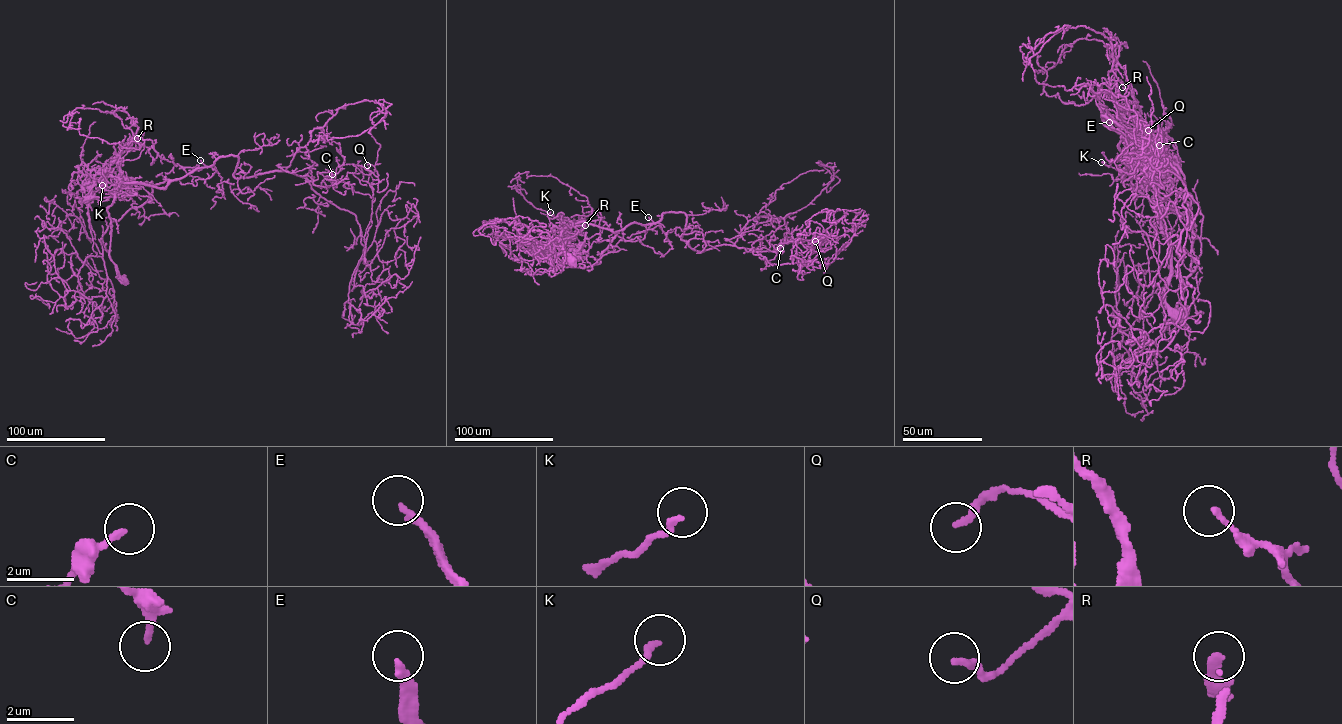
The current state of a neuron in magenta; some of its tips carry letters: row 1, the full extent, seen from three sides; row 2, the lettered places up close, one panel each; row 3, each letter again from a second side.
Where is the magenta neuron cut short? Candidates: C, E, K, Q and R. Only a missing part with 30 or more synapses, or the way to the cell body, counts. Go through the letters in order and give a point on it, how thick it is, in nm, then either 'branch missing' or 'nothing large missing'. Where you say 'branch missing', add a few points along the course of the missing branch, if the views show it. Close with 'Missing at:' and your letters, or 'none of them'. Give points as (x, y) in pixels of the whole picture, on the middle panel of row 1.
C: at (780, 248); 180 nm thick; nothing large missing
E: at (648, 217); 240 nm thick; branch missing; missing branch runs (648, 217), (642, 207), (648, 195), (643, 192), (645, 182), (641, 175)
K: at (550, 212); 150 nm thick; nothing large missing
Q: at (815, 241); 240 nm thick; nothing large missing
R: at (585, 225); 180 nm thick; nothing large missing
Missing at: E

